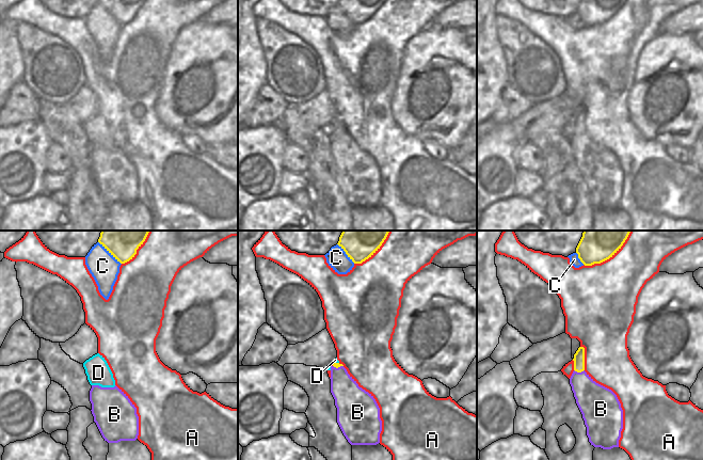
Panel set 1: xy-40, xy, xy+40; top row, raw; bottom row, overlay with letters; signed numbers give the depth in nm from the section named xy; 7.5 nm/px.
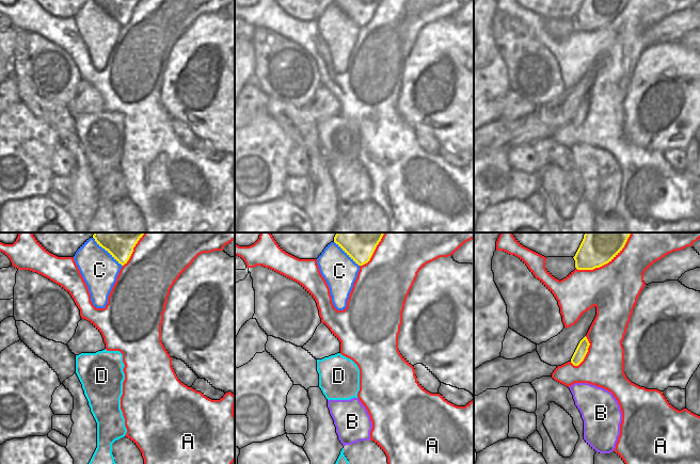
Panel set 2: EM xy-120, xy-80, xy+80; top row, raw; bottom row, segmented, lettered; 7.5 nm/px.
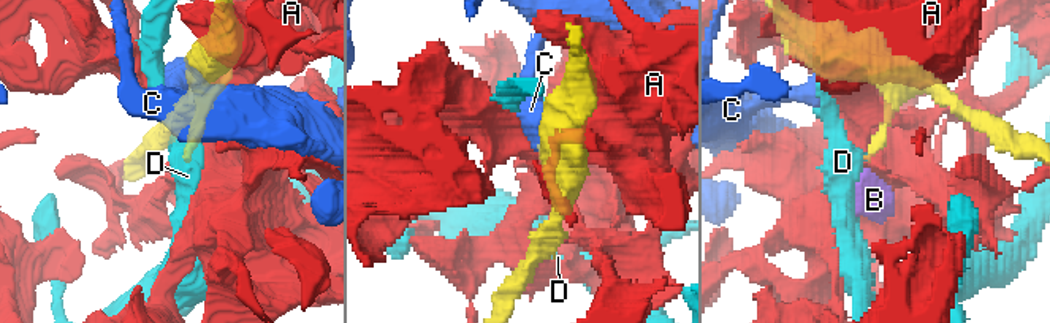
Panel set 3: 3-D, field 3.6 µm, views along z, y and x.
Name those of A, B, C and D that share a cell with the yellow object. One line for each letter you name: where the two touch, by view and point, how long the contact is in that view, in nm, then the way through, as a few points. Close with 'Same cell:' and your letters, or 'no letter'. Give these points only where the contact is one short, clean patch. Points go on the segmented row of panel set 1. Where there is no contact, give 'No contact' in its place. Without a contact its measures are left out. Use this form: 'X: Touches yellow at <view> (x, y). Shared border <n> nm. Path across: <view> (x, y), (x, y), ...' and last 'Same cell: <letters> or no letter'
B: Touches yellow at xy+40 (579, 371). Shared border 80 nm. Path across: xy+40 (578, 359), (579, 371), (579, 381), (594, 400)
Same cell: B

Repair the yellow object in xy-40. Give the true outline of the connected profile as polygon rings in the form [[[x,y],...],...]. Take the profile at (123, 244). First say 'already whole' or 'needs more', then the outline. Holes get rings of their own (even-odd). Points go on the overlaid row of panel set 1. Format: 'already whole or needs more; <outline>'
already whole; [[[101,231],[98,242],[121,264],[132,259],[149,231]]]

